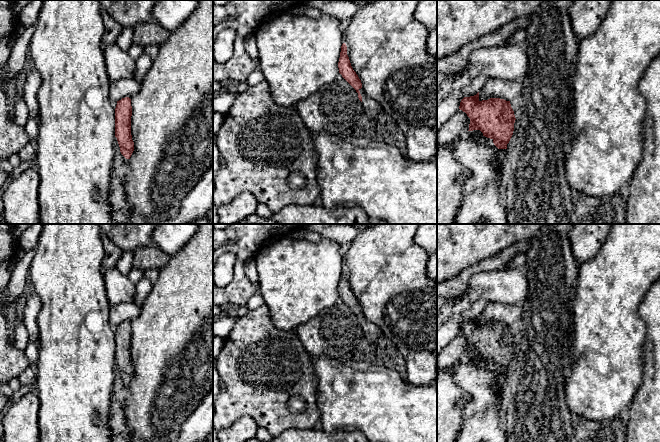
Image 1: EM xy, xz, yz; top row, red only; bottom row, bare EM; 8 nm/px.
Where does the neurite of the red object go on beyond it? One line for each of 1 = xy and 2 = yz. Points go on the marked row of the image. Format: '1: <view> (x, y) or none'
1: none
2: none

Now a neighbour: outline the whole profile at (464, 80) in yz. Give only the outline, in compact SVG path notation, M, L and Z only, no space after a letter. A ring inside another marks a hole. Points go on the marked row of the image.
M464 71L454 82L455 91L466 88L471 84L471 82L472 79L469 76L468 72Z

